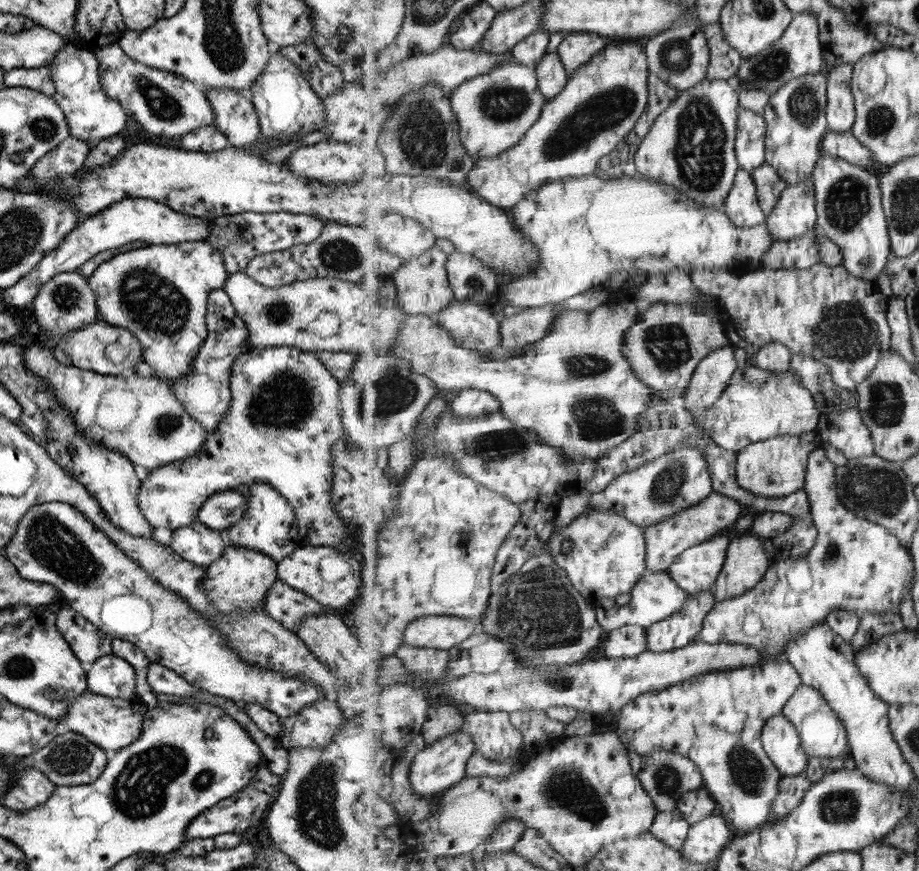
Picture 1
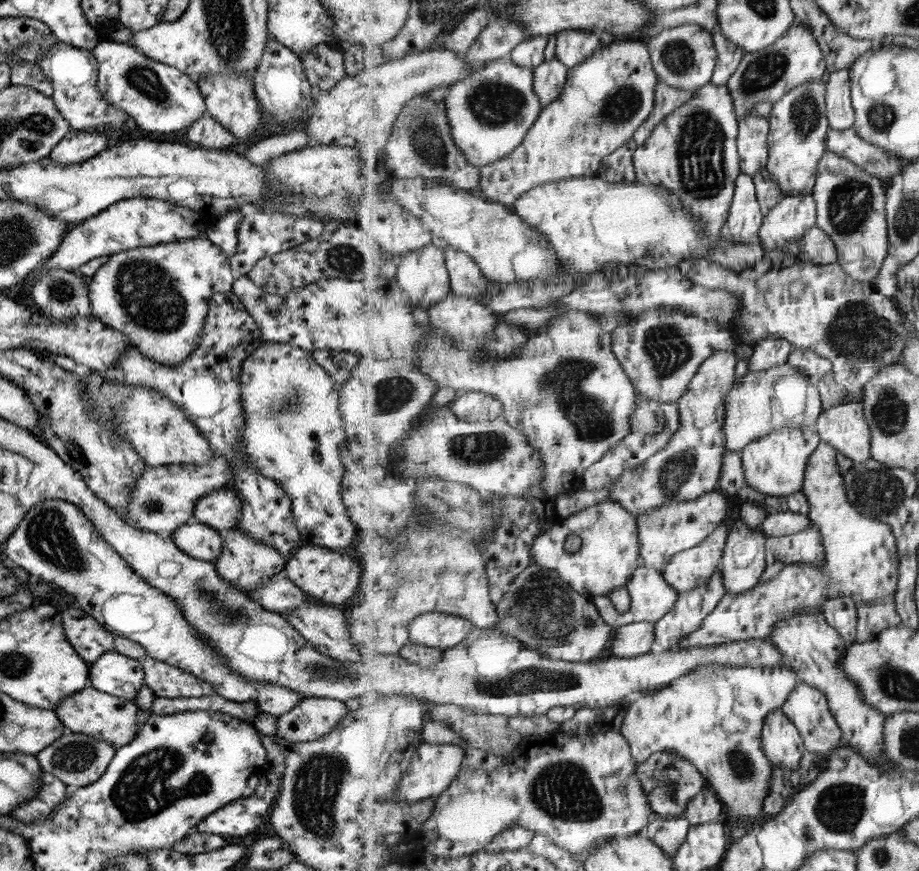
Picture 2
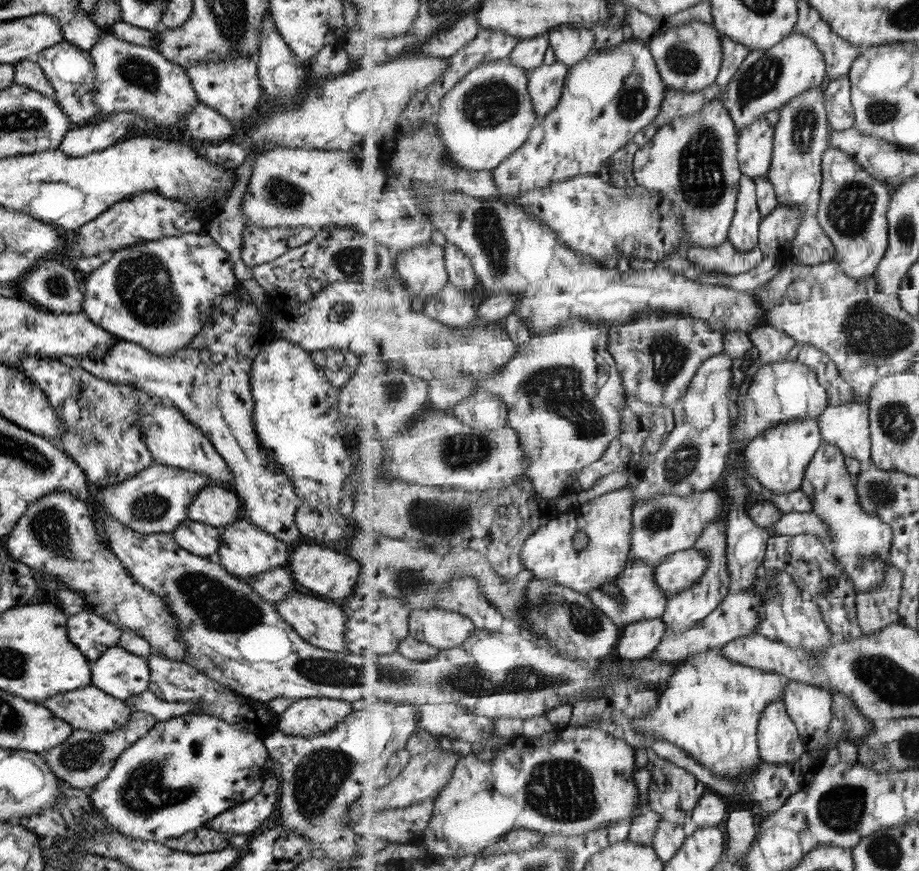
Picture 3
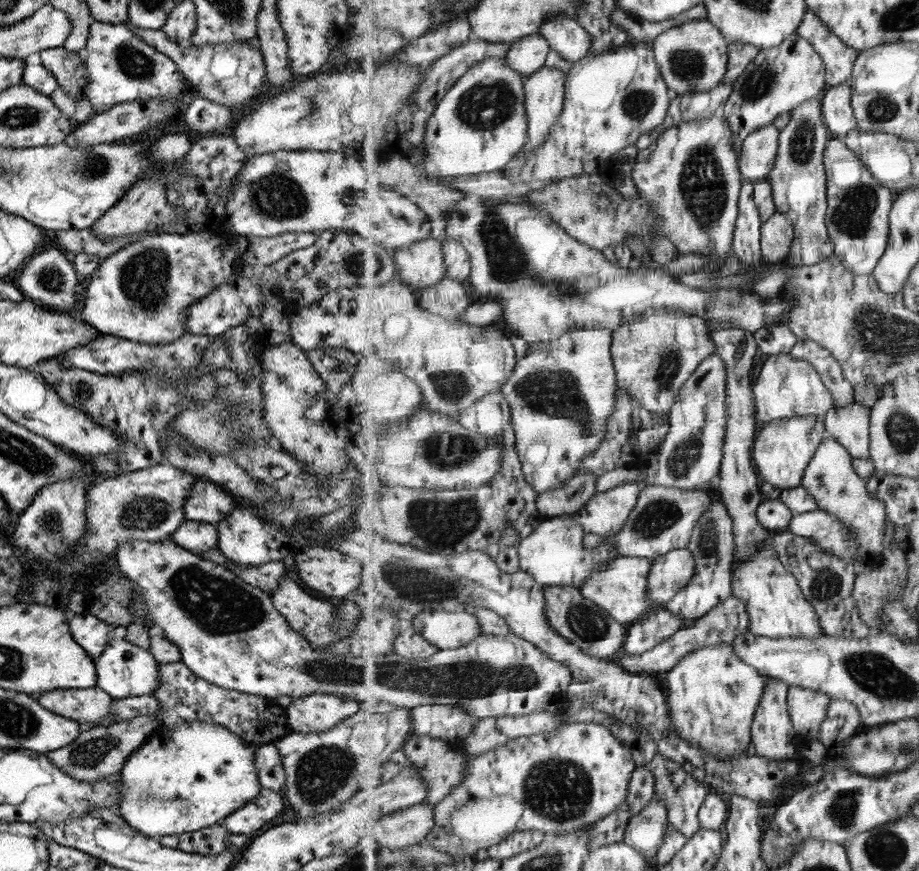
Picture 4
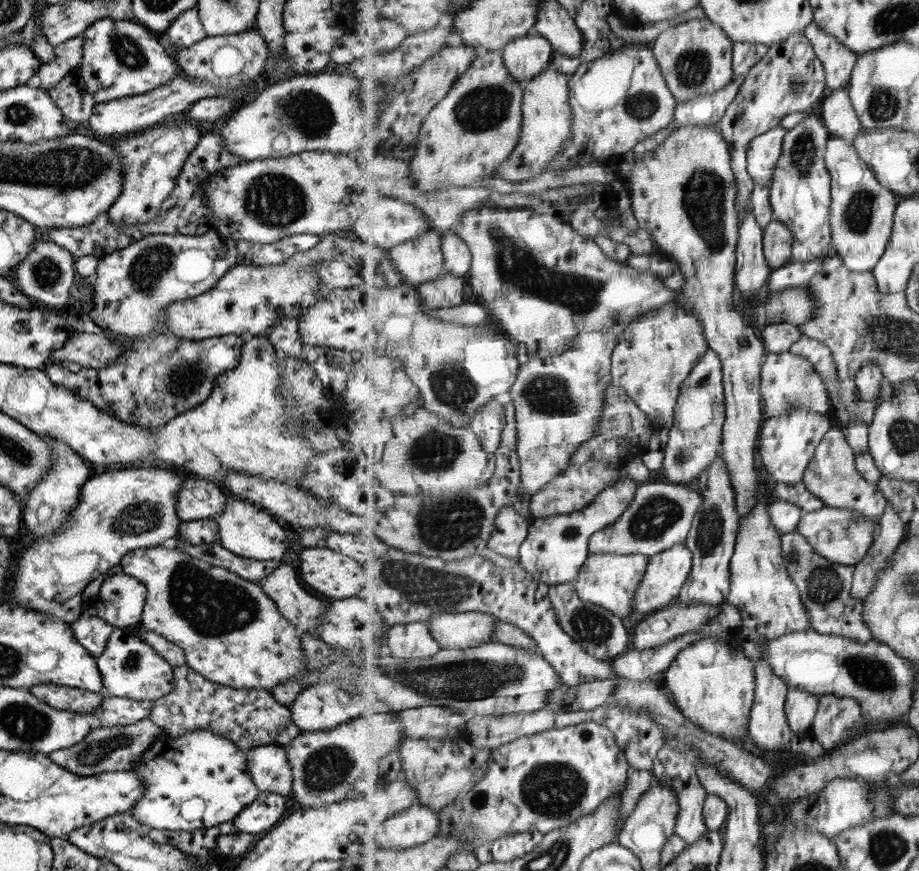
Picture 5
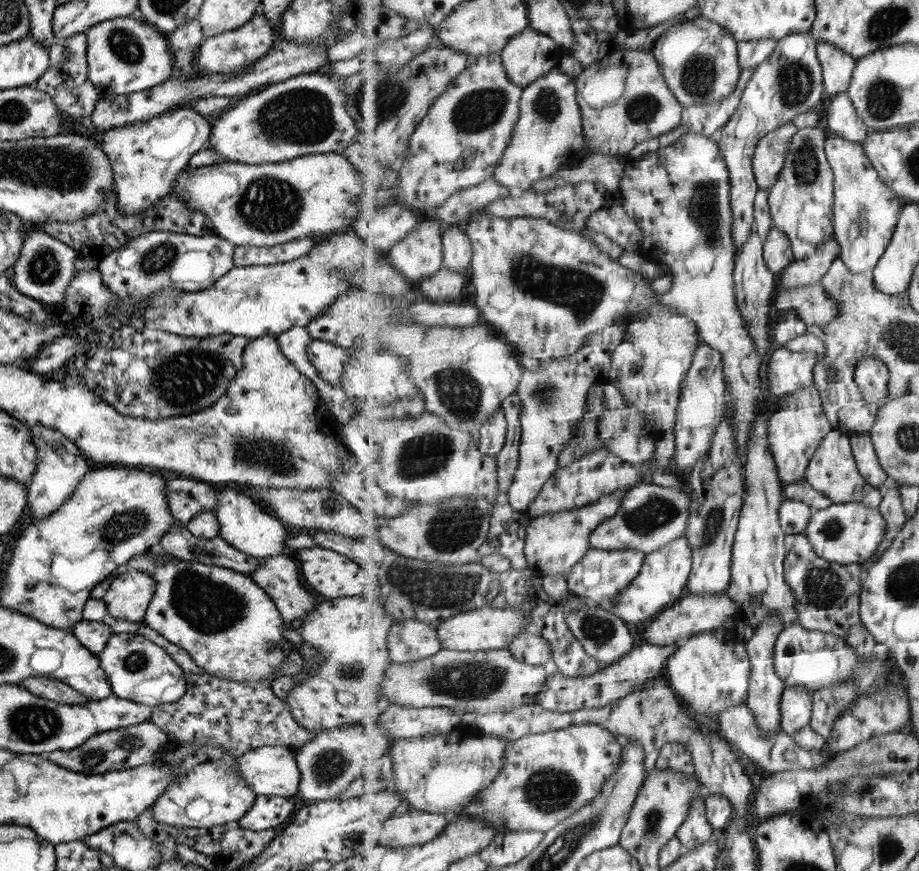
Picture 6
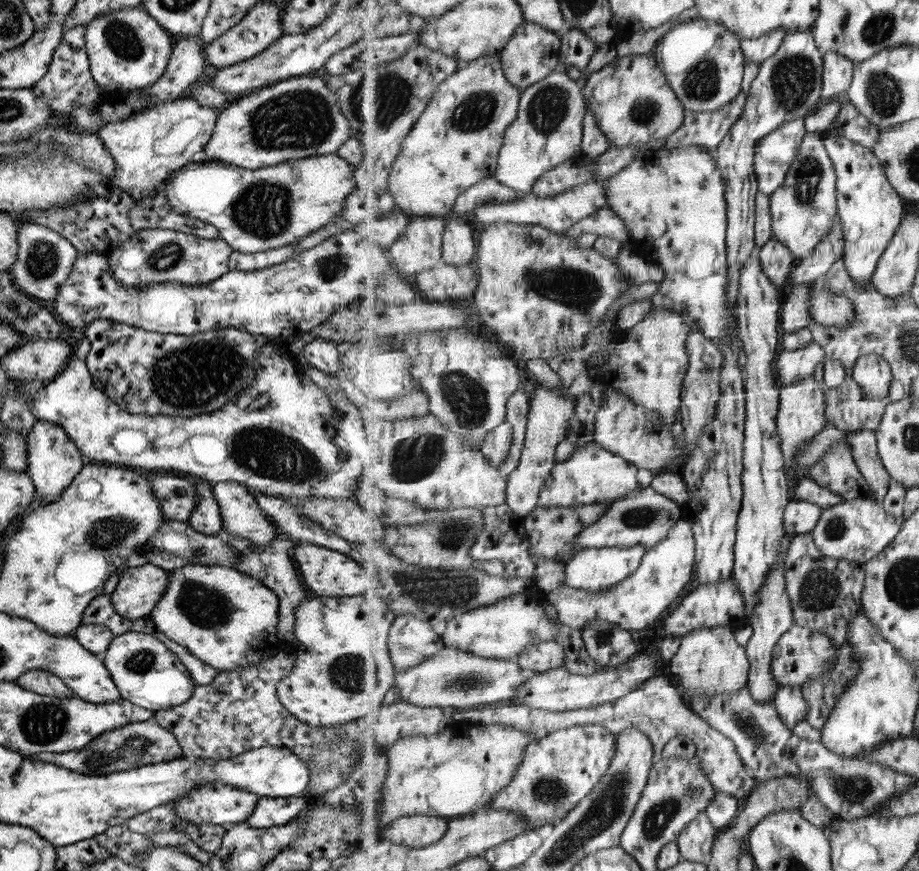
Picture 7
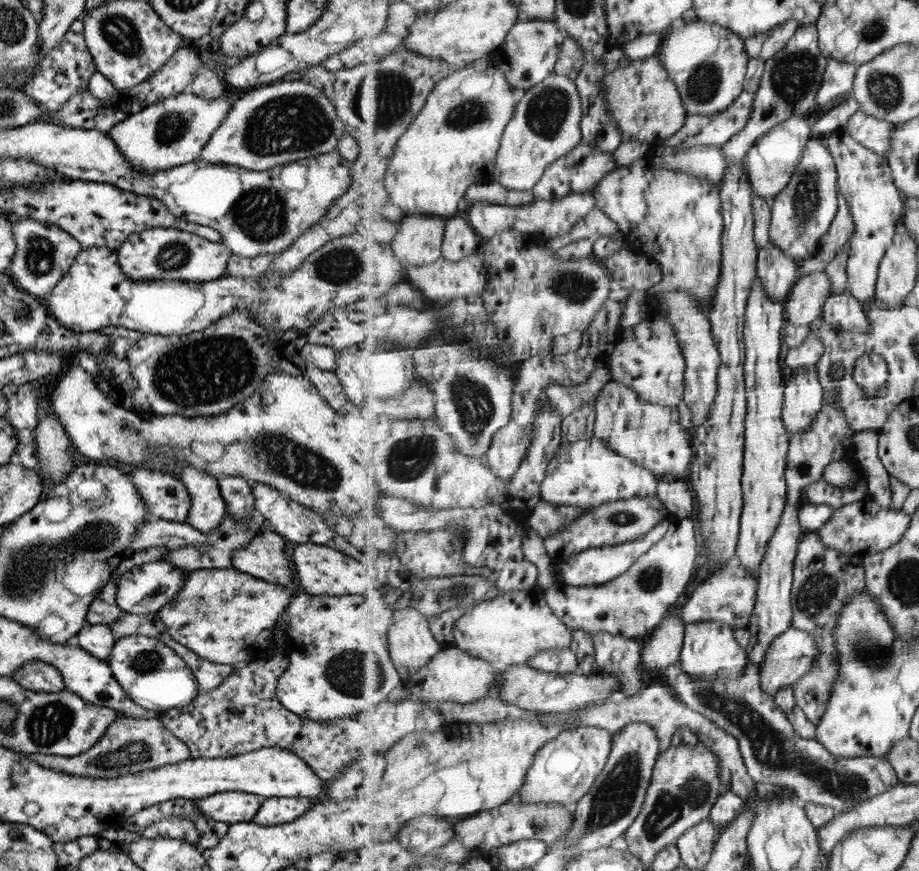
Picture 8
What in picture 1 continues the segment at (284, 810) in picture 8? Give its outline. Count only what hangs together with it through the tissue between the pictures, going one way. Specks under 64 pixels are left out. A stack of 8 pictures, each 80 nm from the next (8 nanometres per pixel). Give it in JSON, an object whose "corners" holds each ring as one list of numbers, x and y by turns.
{"corners":[[260,764,252,780,240,791,219,800,217,804,206,808,195,819,190,820,185,827,183,838,209,838,217,836,217,834,229,834,229,832,240,834,246,828,249,828,253,822,255,823,255,820,266,816,267,809,278,791,280,779,281,776,273,774,266,764]]}

